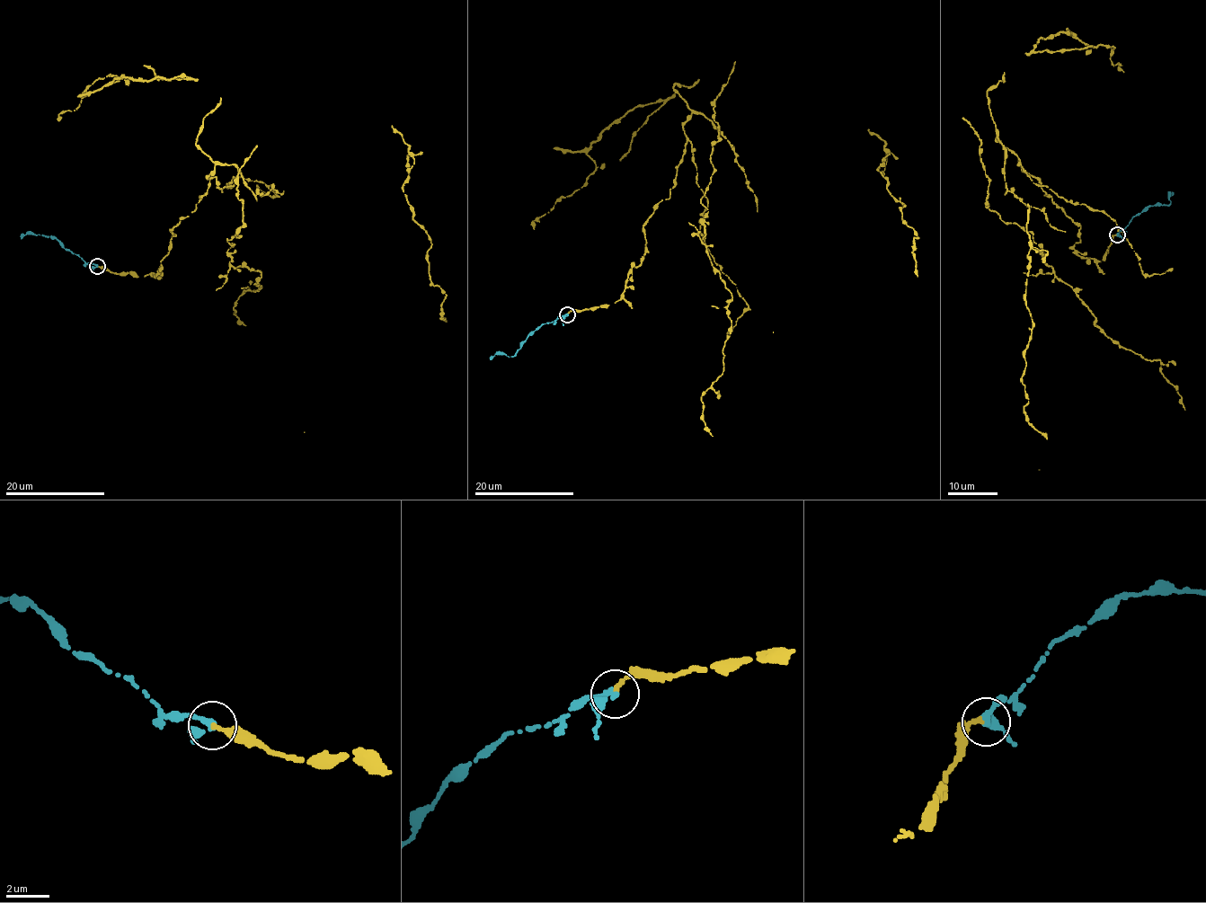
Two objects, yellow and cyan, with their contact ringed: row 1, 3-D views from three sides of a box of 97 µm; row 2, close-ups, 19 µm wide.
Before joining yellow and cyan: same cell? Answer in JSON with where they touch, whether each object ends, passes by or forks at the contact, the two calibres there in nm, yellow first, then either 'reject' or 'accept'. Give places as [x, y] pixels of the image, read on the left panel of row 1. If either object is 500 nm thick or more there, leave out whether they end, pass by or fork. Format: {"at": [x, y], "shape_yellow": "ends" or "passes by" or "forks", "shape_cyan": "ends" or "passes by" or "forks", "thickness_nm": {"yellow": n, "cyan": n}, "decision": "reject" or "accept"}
{"at": [97, 266], "shape_yellow": "ends", "shape_cyan": "passes by", "thickness_nm": {"yellow": 220, "cyan": 280}, "decision": "accept"}

